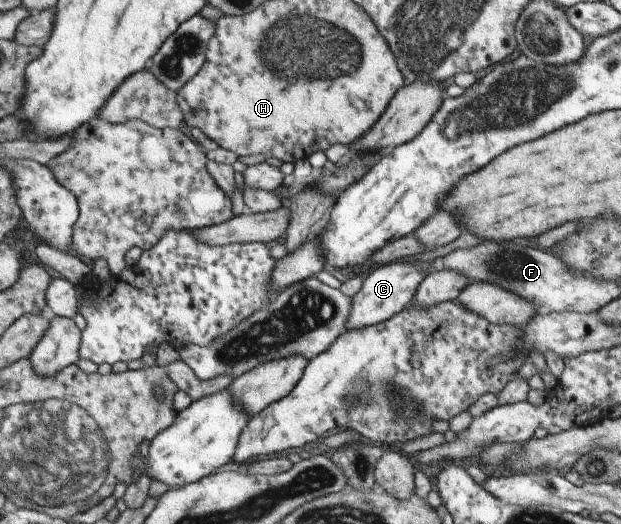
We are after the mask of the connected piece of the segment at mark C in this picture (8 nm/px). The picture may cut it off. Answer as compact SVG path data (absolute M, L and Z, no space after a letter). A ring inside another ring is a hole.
M411 260L390 262L369 270L363 277L361 288L352 296L348 320L344 326L345 331L383 322L403 310L412 302L417 285L426 274Z

